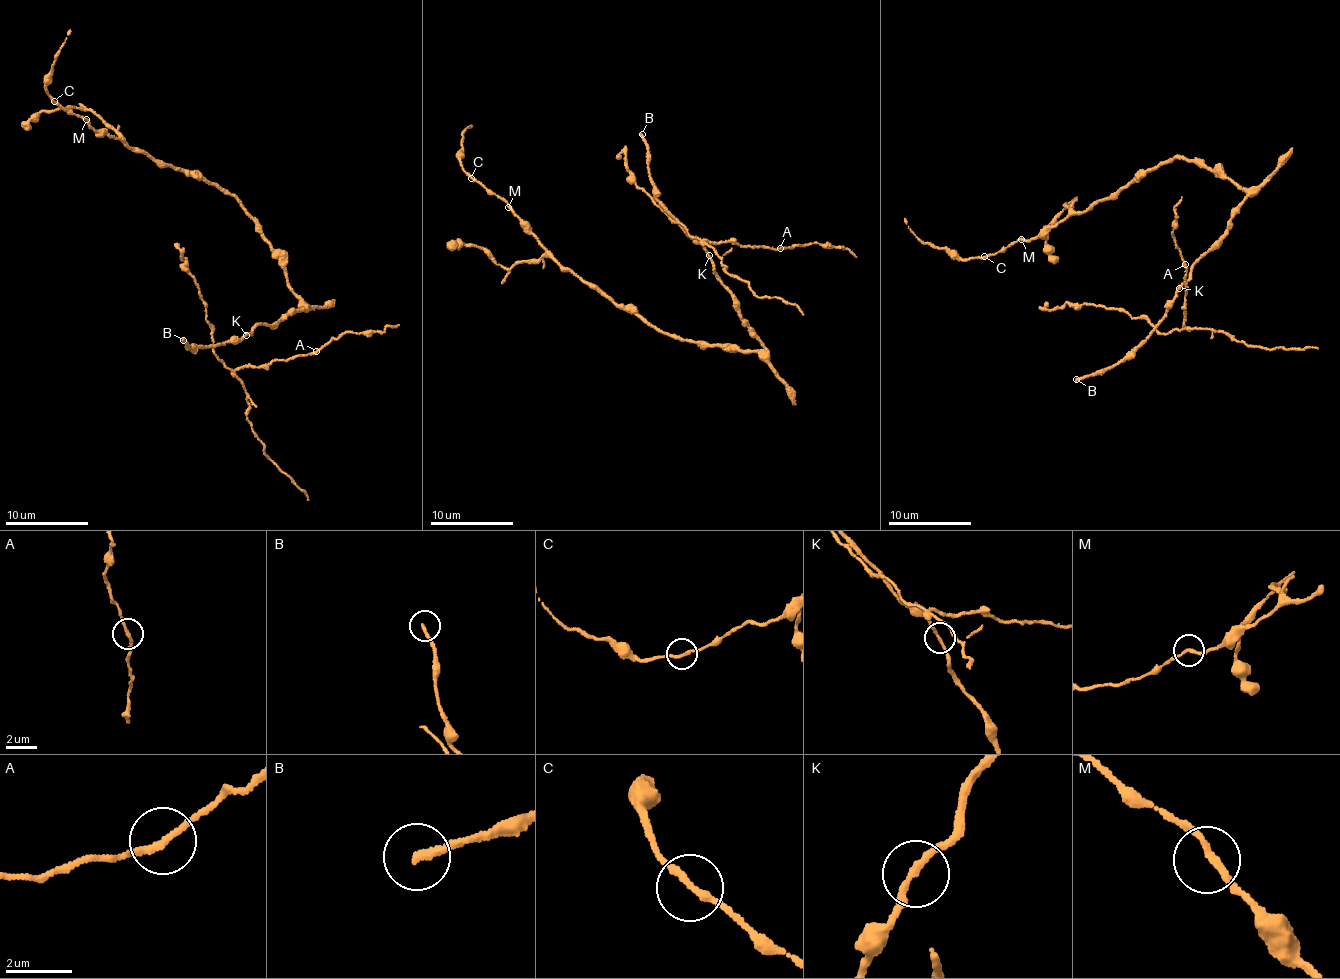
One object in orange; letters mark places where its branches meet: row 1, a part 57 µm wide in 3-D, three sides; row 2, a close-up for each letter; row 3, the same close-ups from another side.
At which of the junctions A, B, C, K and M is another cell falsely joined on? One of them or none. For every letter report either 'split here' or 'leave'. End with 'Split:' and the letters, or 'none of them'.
A: split here
B: leave
C: leave
K: leave
M: leave
Split: A

